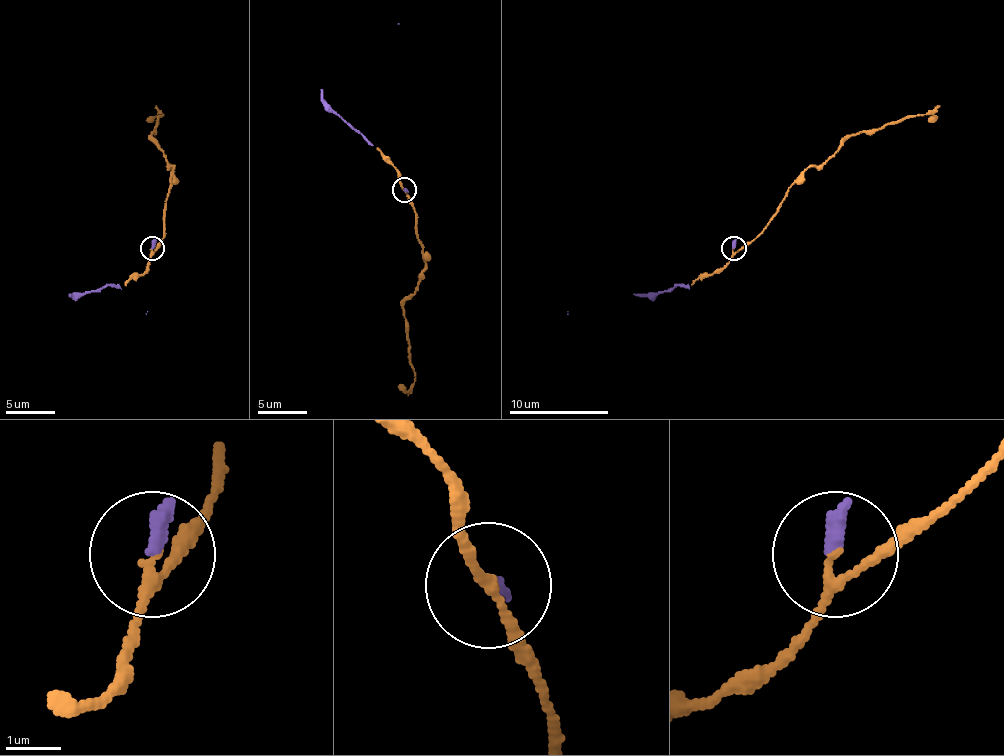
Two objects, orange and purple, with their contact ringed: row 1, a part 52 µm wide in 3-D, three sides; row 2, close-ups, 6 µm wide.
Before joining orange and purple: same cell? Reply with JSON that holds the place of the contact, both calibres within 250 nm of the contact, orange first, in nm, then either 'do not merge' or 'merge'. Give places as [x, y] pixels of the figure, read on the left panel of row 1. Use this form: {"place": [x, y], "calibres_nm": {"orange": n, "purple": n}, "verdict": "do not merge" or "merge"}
{"place": [152, 248], "calibres_nm": {"orange": 150, "purple": 280}, "verdict": "merge"}

